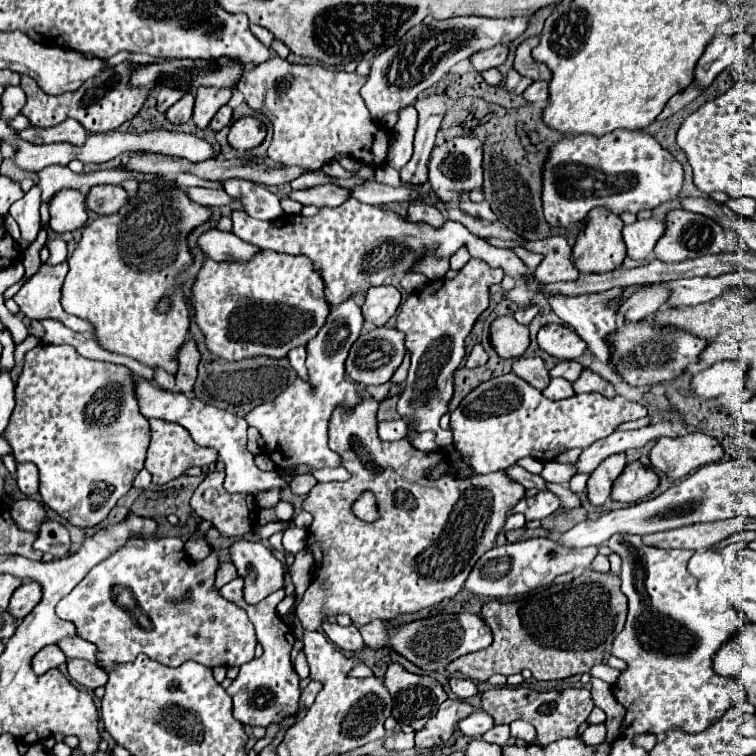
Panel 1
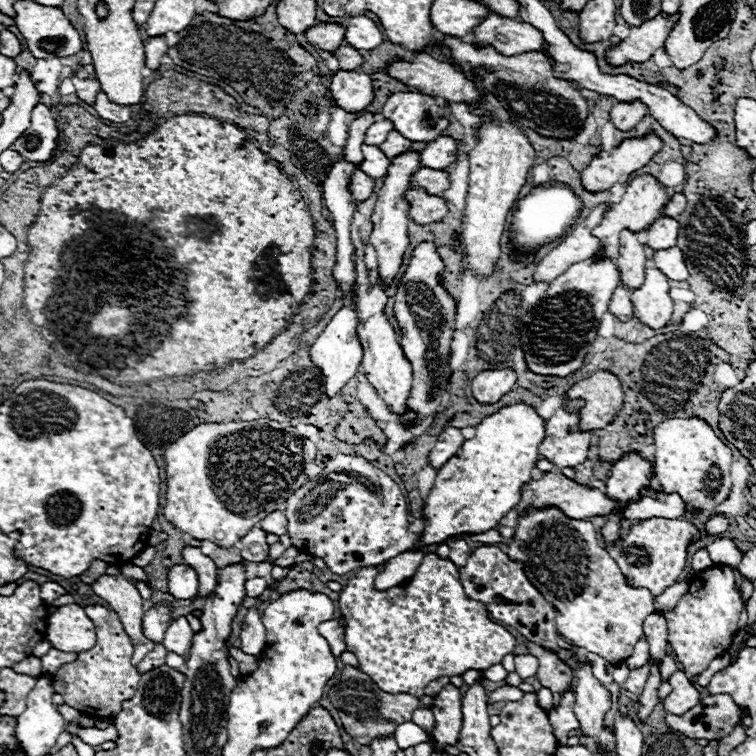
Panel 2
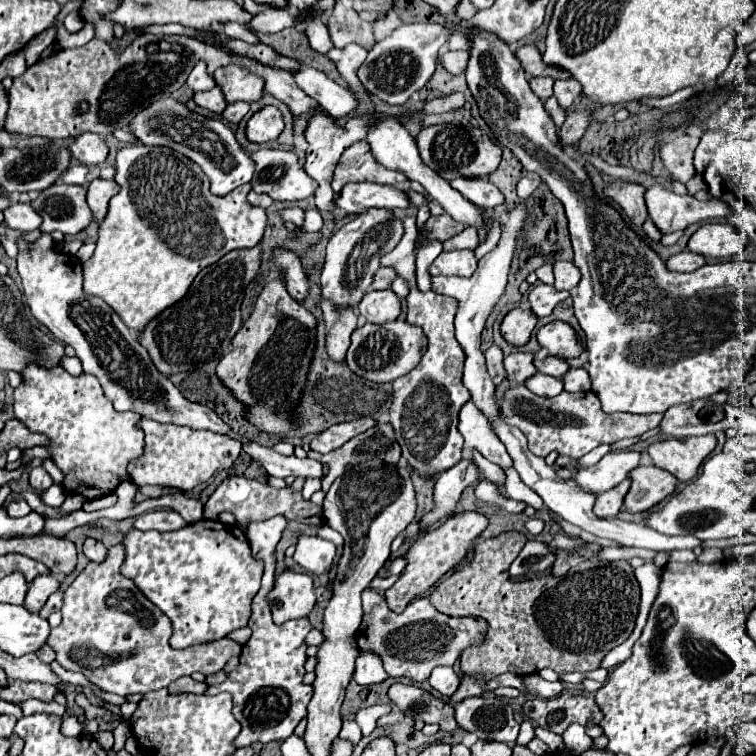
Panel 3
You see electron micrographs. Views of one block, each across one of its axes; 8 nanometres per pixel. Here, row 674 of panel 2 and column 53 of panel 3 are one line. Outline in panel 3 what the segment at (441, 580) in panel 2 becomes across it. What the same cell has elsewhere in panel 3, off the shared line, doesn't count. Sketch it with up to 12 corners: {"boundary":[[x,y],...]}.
{"boundary":[[26,366],[14,414],[86,500],[144,448],[94,376]]}

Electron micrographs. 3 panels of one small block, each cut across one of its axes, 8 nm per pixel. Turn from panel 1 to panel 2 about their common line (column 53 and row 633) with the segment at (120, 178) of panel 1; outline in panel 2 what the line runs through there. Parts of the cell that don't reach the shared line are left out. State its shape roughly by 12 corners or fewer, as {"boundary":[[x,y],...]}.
{"boundary":[[186,616],[172,620],[162,646],[188,656],[196,632]]}

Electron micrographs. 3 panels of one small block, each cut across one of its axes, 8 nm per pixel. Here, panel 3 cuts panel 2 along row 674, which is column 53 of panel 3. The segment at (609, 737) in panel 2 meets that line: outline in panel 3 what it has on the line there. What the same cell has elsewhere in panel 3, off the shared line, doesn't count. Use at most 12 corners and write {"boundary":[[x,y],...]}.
{"boundary":[[54,574],[30,582],[24,606],[40,612],[48,596],[60,588]]}

